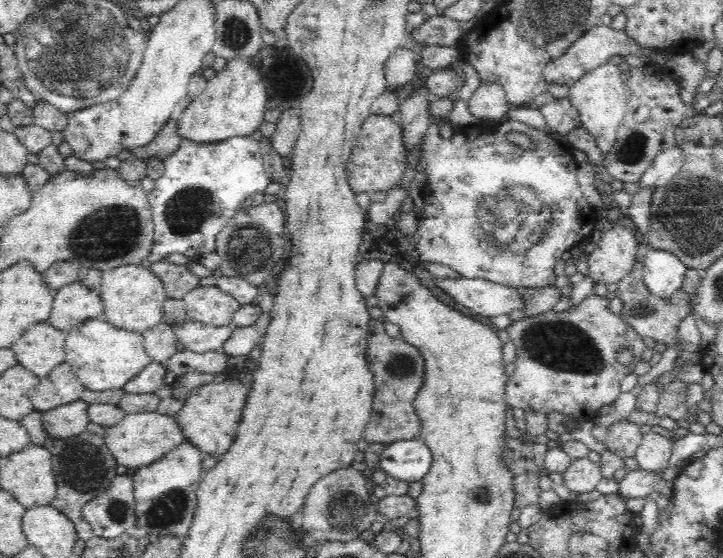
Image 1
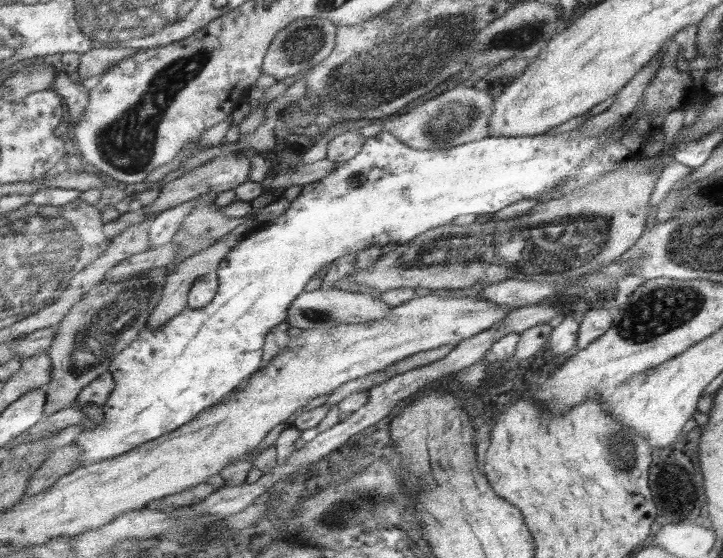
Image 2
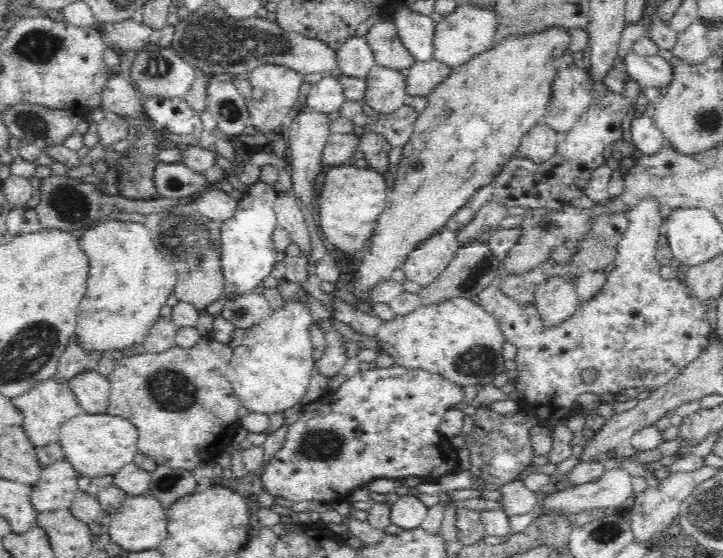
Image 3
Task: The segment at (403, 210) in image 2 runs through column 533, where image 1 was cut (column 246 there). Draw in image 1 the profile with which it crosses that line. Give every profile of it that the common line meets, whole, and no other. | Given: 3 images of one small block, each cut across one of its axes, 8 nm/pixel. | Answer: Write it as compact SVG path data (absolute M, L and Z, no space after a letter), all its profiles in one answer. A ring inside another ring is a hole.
M251 135L229 138L228 141L198 144L192 141L182 141L178 150L164 160L164 174L155 182L154 188L147 193L154 221L154 246L151 253L141 264L145 267L152 262L165 260L172 254L183 254L197 260L206 254L217 251L217 234L235 215L240 204L256 194L264 192L271 178L265 171L263 156L259 141Z

